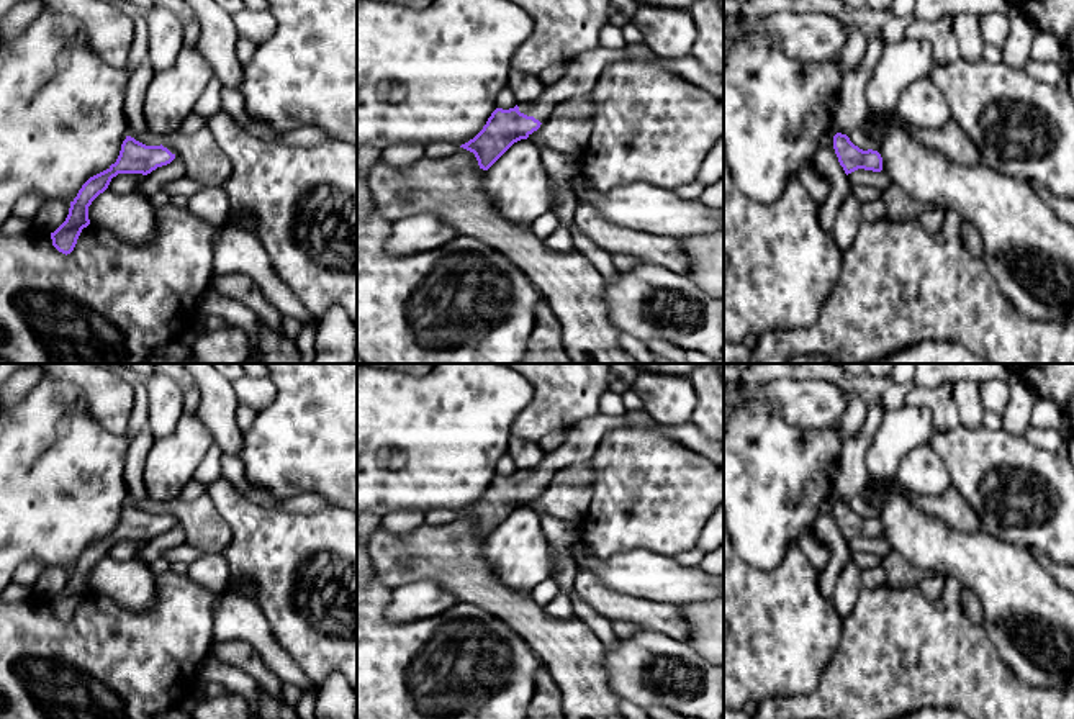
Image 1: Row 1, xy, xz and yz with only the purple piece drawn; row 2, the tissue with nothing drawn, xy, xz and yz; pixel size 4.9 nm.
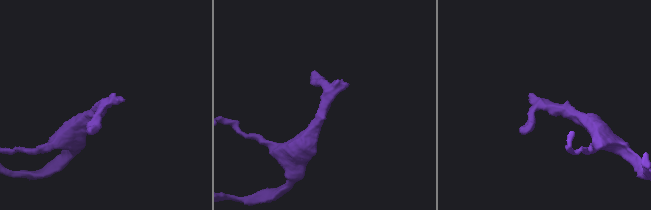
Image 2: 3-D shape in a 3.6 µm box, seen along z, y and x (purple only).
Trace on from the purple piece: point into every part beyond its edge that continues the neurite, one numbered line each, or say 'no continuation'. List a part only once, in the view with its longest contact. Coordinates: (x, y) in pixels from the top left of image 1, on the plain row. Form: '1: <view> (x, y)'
1: xz (582, 441)

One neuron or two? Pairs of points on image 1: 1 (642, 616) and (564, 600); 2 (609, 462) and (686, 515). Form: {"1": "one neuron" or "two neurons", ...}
{"1": "two neurons", "2": "one neuron"}

